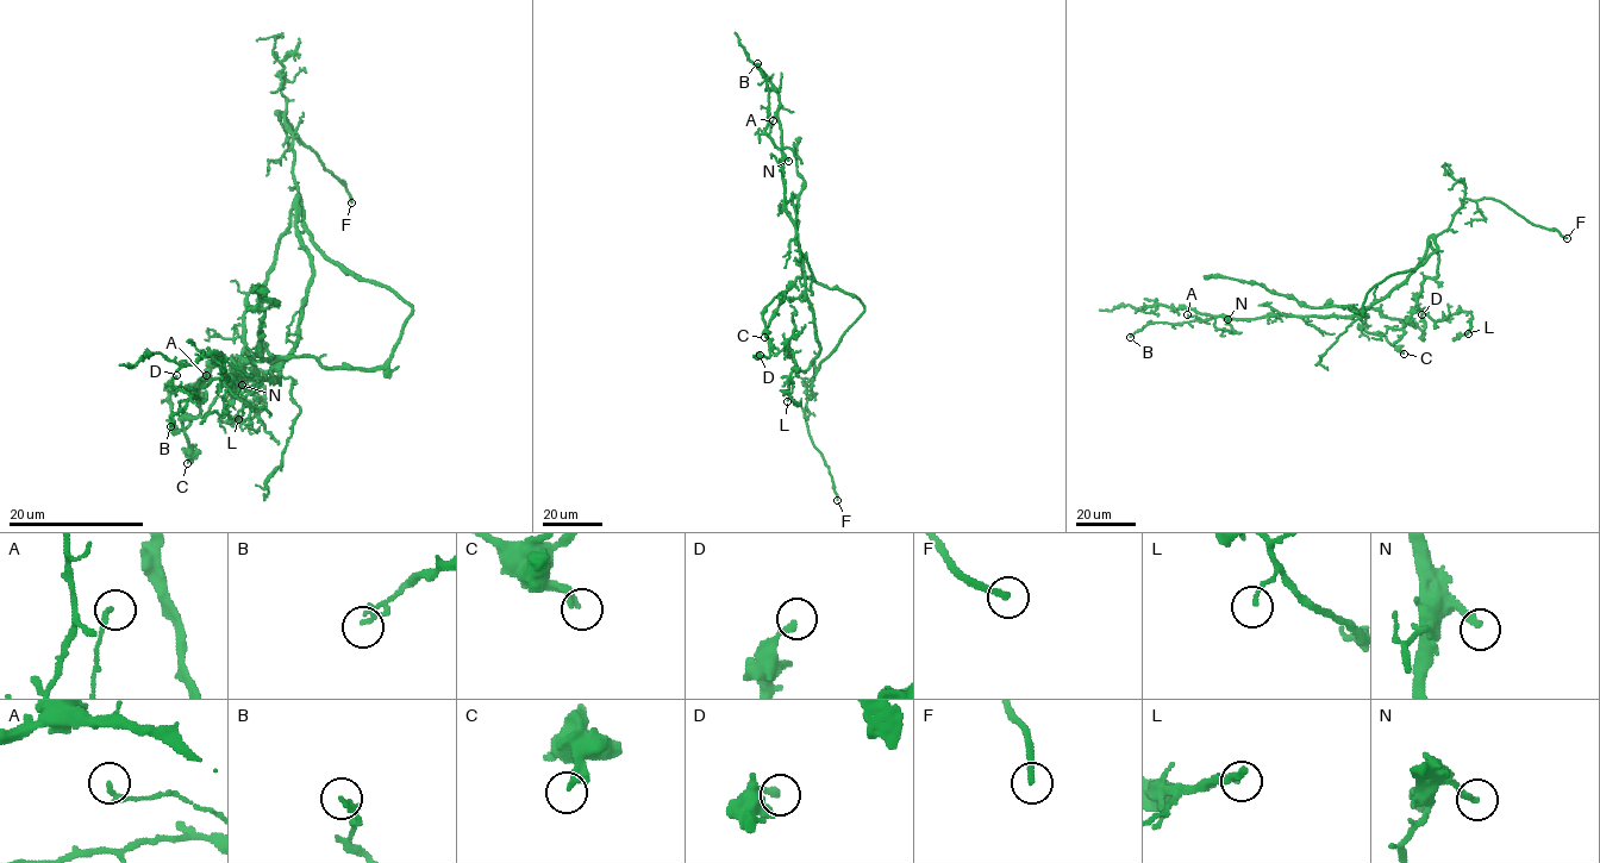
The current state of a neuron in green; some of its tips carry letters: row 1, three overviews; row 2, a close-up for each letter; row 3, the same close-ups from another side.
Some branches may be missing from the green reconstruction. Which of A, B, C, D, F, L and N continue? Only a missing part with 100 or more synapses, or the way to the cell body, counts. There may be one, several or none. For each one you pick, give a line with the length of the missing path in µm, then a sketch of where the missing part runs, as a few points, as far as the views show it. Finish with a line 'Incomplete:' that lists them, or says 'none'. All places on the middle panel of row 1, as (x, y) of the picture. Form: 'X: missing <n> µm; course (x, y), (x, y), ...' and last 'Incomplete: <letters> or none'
F: missing 30 µm
Incomplete: F

